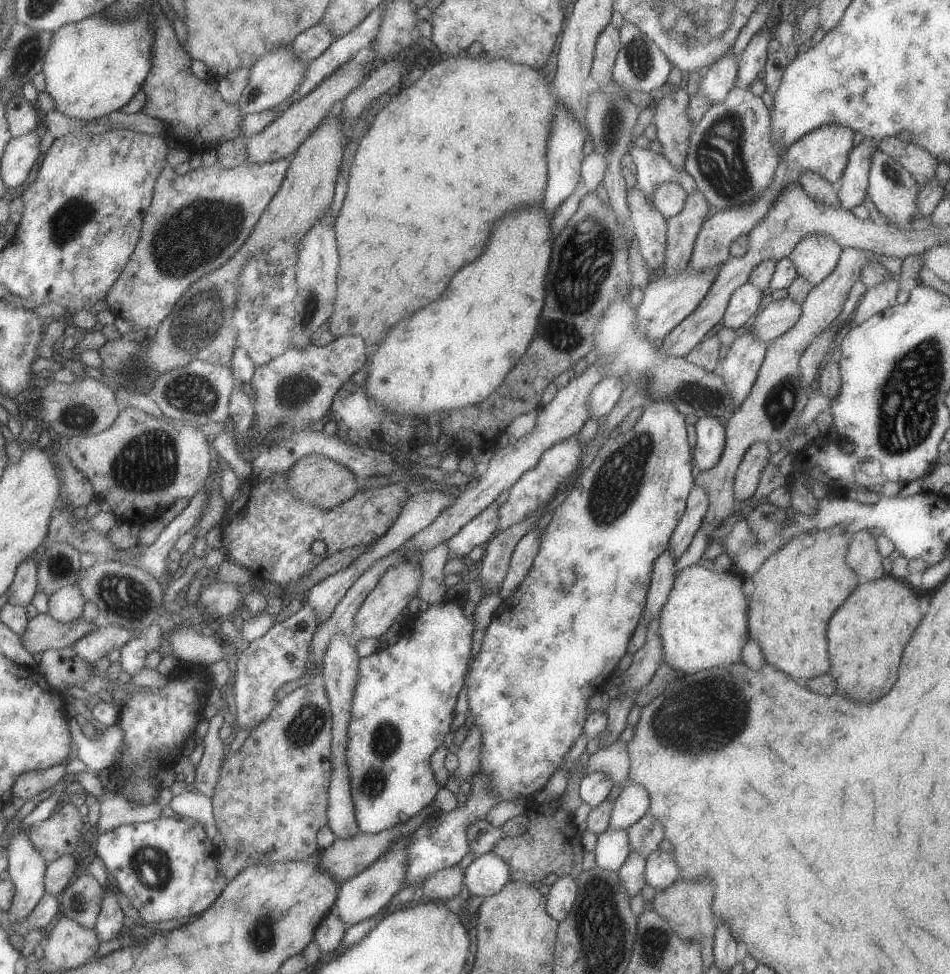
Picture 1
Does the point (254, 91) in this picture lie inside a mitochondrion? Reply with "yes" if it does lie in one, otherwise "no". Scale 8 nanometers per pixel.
yes

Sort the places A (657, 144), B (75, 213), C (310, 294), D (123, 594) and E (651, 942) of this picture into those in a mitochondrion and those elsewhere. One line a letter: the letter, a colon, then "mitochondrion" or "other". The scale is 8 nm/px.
A: other
B: mitochondrion
C: mitochondrion
D: mitochondrion
E: mitochondrion

